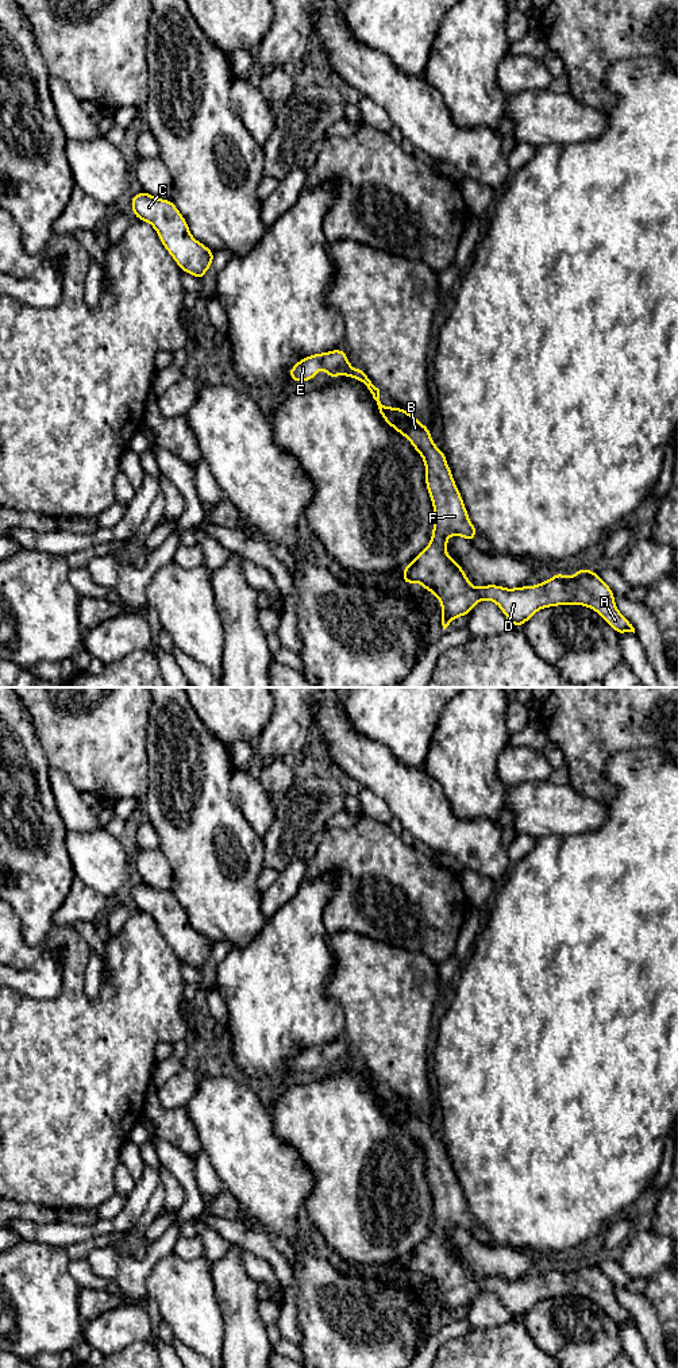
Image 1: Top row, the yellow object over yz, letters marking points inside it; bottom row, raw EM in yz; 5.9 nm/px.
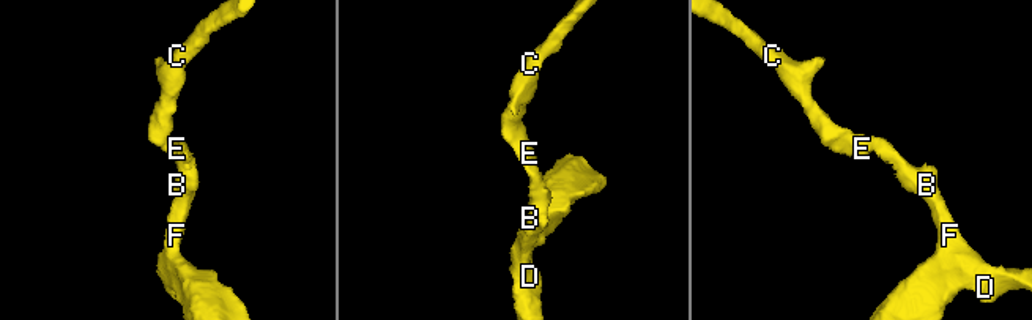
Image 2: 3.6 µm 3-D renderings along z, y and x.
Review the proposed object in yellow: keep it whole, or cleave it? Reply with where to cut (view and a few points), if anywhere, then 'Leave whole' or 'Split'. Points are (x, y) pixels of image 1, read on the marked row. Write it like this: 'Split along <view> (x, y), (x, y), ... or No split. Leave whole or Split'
No split. Leave whole

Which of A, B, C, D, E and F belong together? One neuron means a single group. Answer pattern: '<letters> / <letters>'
A B C D E F

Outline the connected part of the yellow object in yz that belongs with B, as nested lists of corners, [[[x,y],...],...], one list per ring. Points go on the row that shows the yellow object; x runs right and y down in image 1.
[[[339,348],[300,359],[288,374],[294,382],[312,381],[321,367],[328,378],[347,375],[363,382],[377,401],[382,419],[405,436],[424,461],[425,486],[434,505],[434,531],[431,543],[402,569],[402,579],[404,586],[419,582],[436,596],[442,605],[443,629],[454,619],[467,616],[479,601],[488,600],[500,606],[515,628],[543,608],[573,604],[597,612],[617,635],[635,633],[632,624],[619,612],[612,589],[596,571],[588,569],[579,569],[571,577],[556,573],[551,579],[529,587],[474,587],[465,570],[447,555],[447,539],[455,535],[473,543],[477,529],[469,519],[444,451],[434,444],[429,428],[401,406],[396,409],[382,405],[380,389],[363,369],[351,367],[347,354]]]

